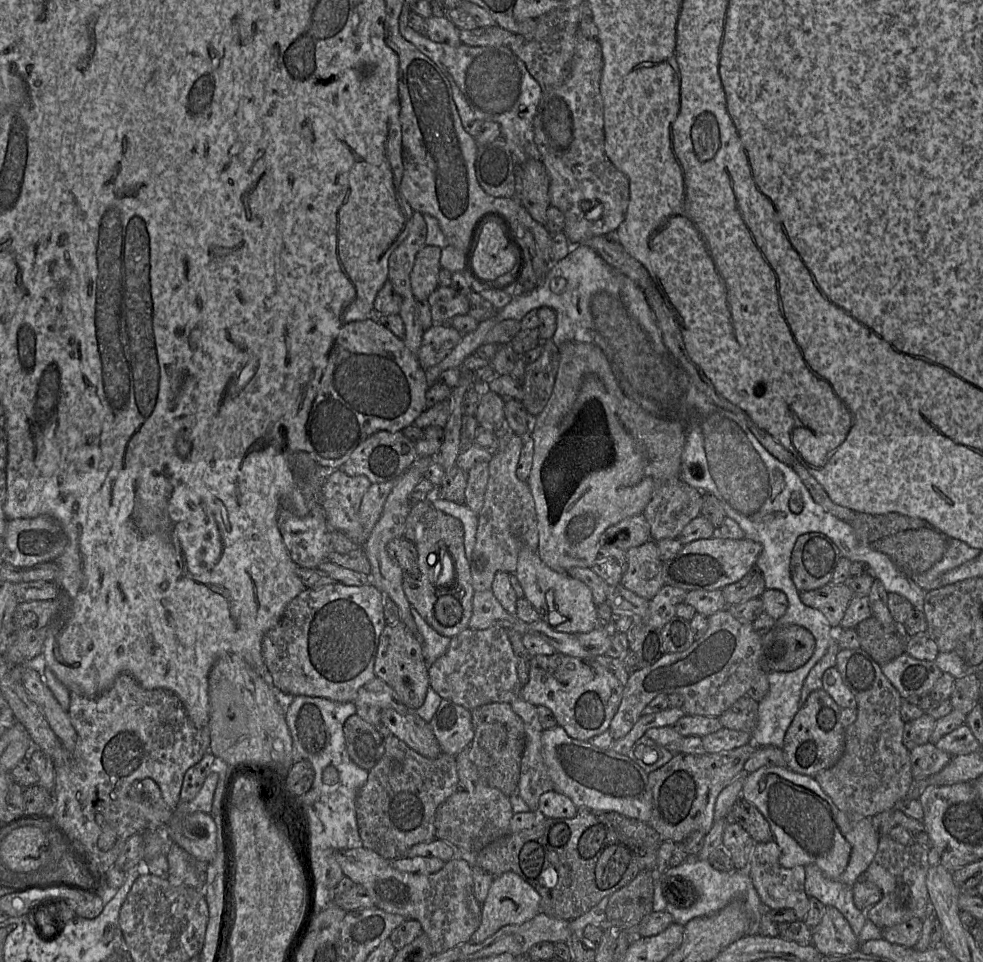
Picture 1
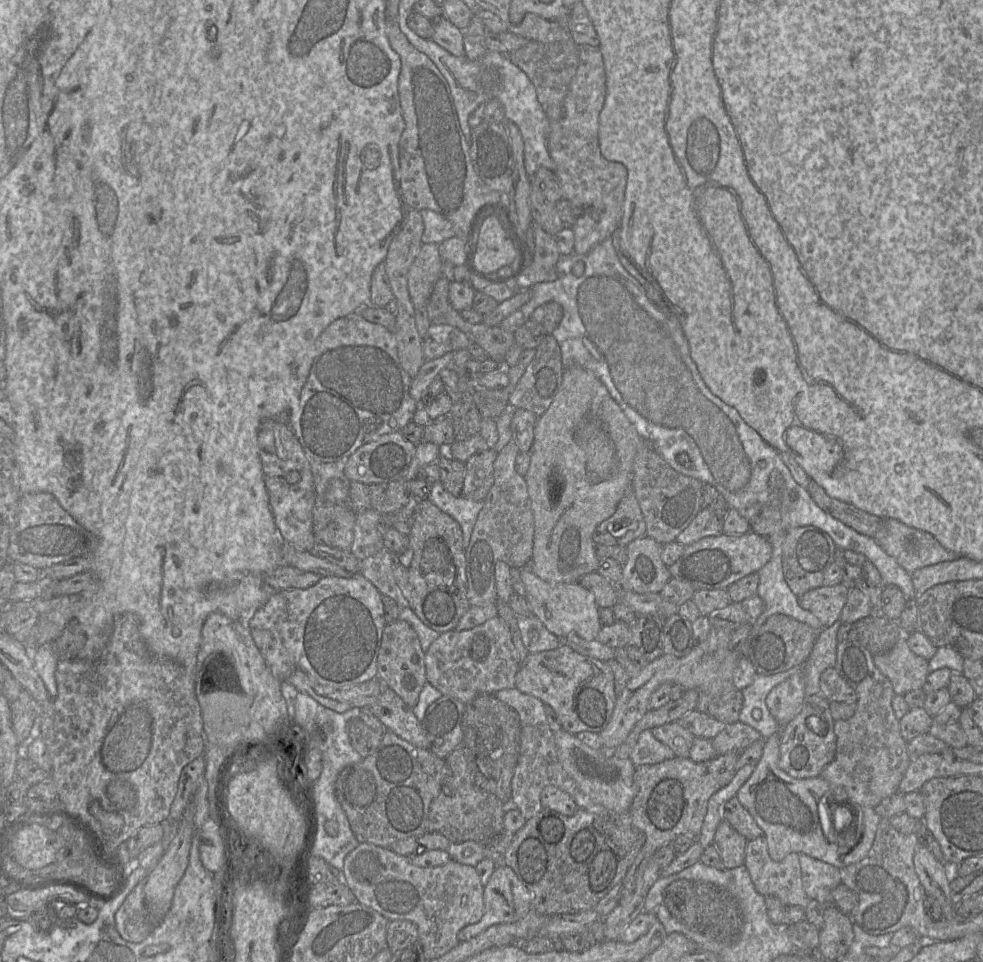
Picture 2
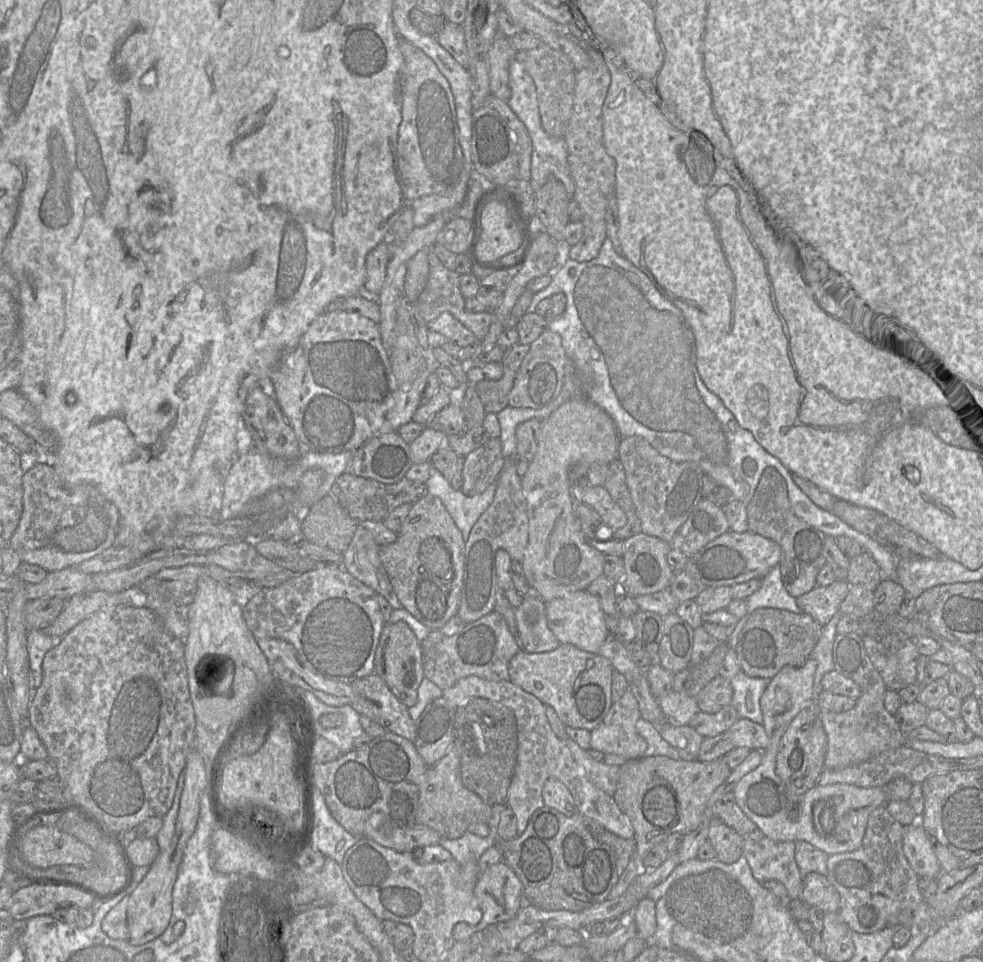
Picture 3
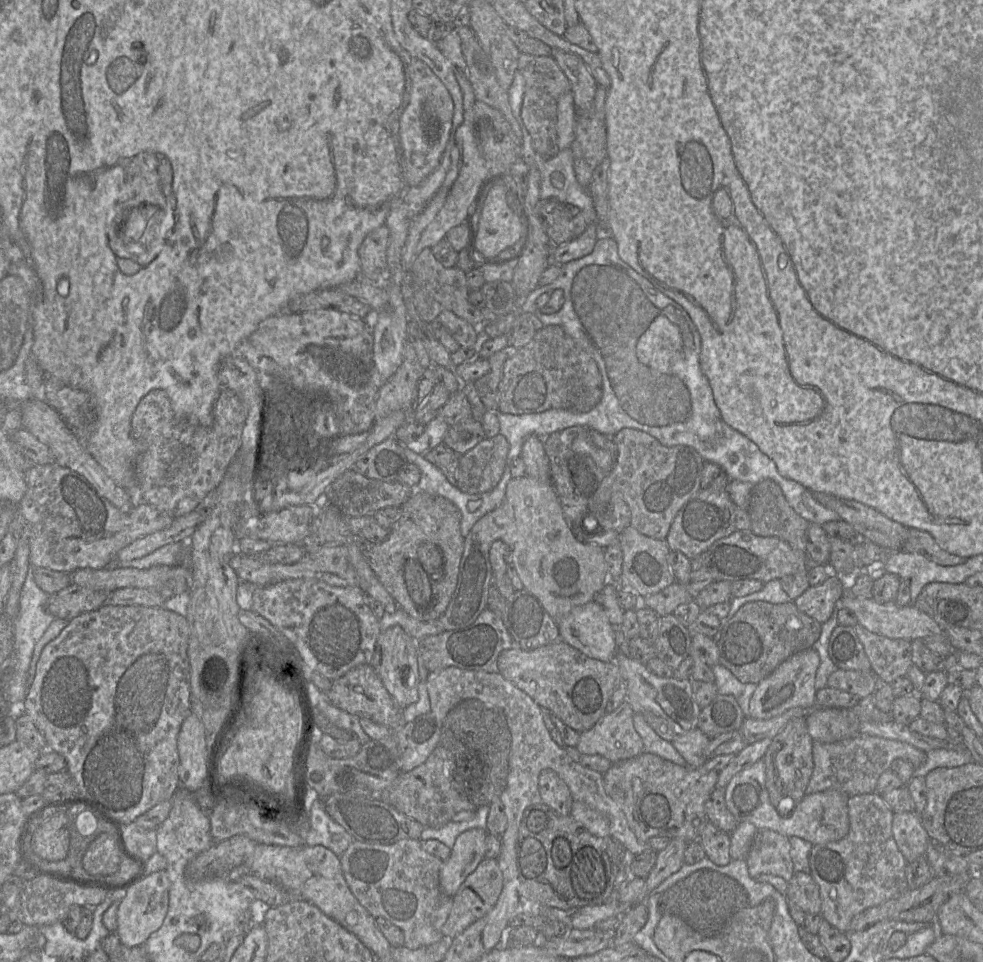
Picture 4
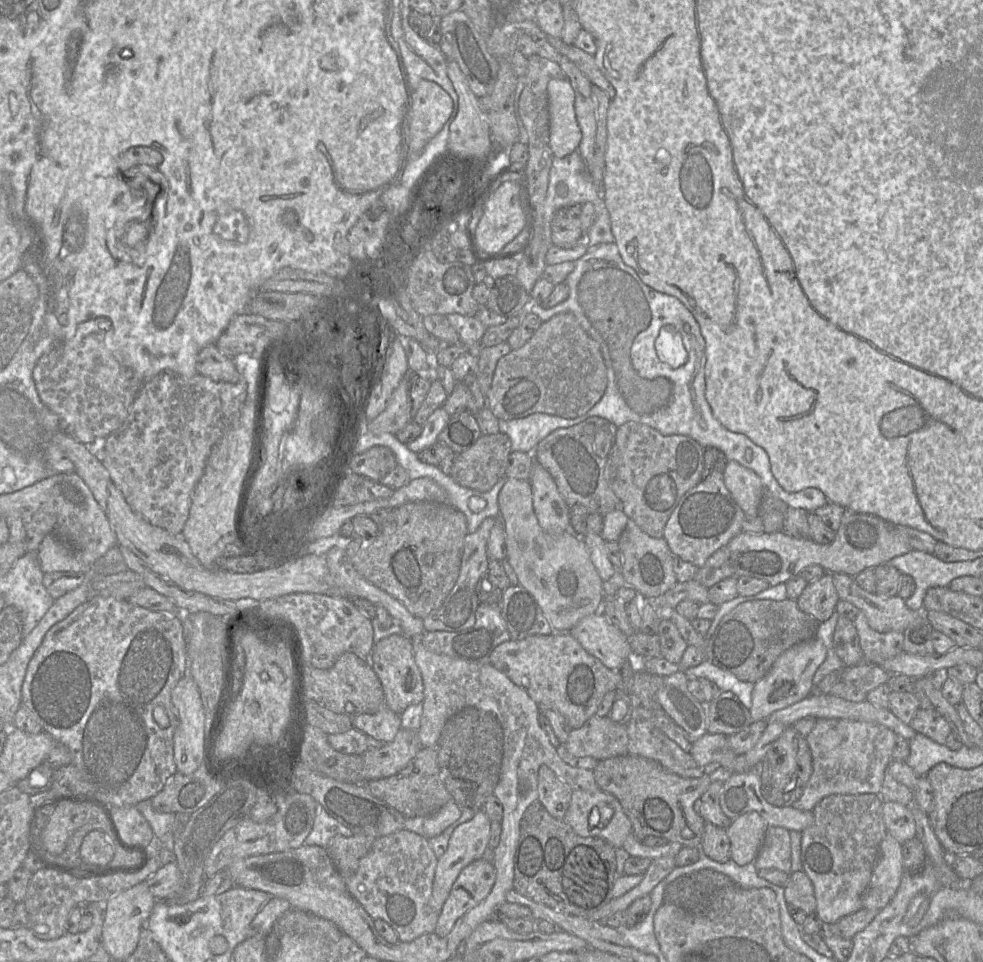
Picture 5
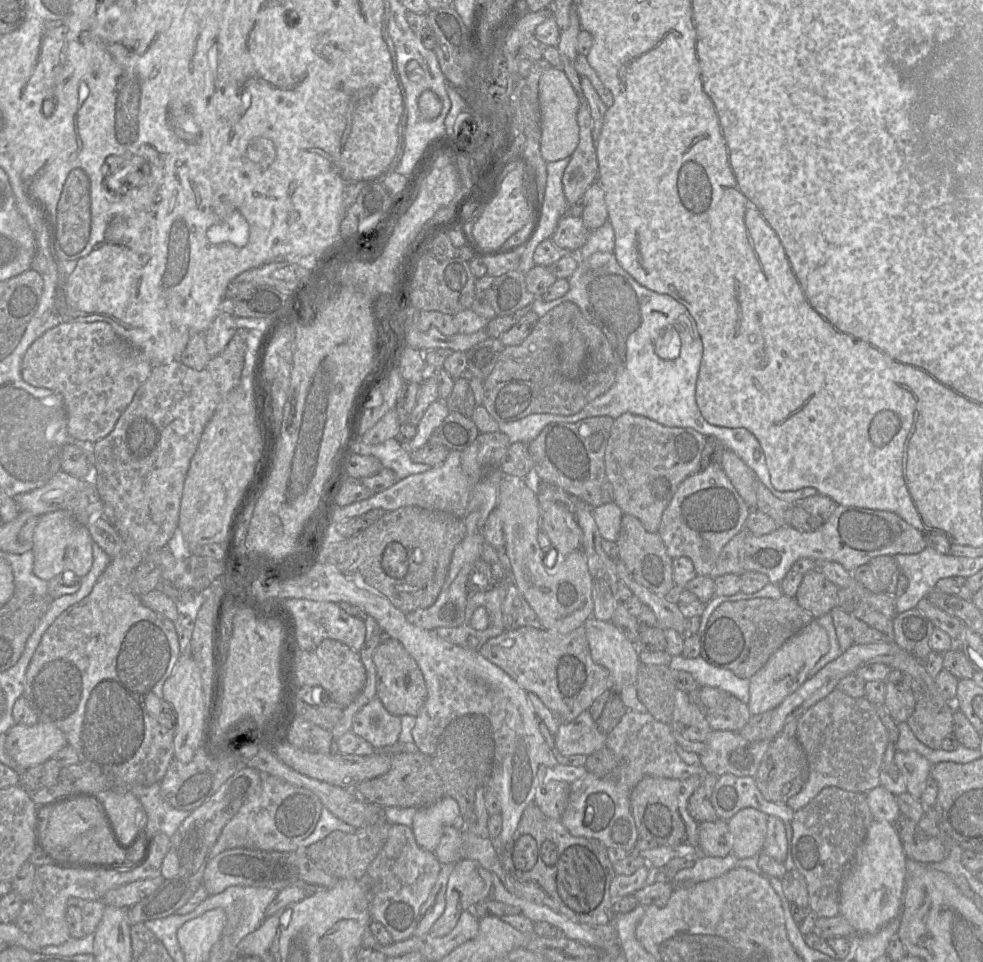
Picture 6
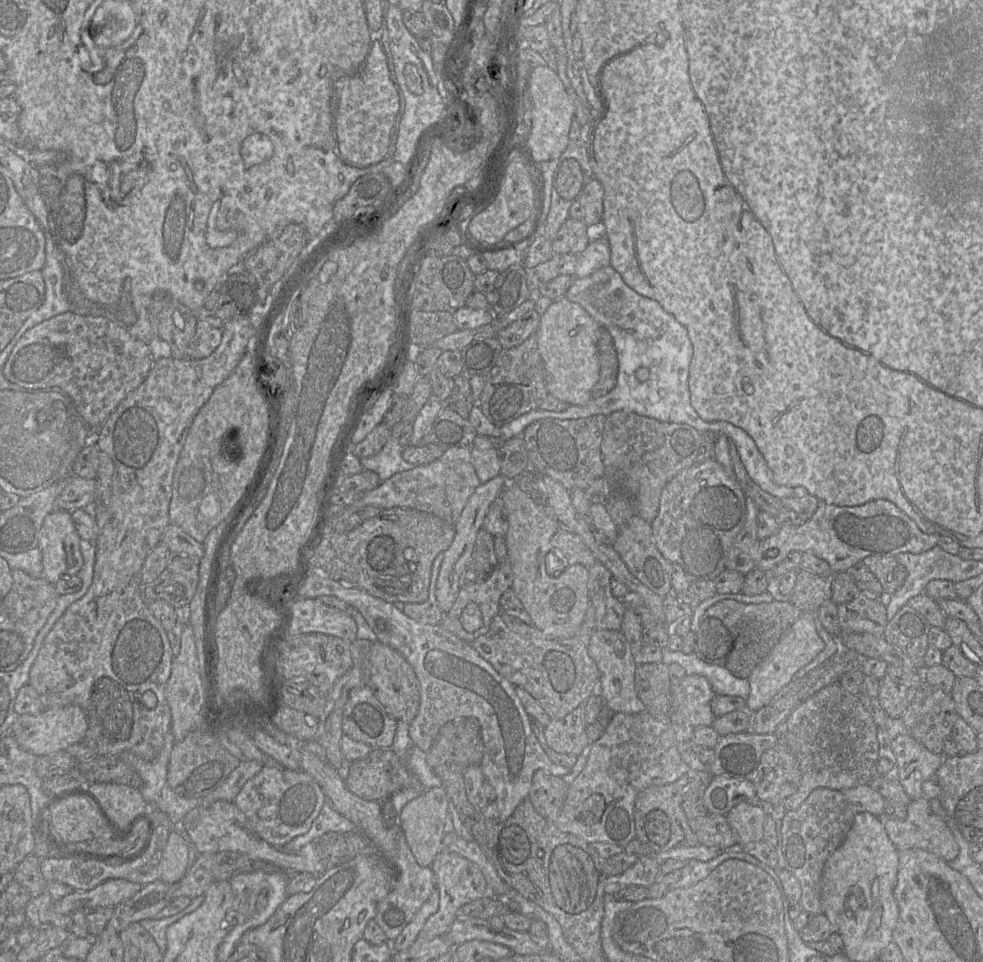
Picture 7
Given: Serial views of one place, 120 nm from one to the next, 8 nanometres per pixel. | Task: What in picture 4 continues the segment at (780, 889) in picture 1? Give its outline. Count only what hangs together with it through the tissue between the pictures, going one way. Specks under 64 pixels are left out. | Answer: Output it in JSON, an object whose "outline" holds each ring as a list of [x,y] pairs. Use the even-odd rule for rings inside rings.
{"outline":[[[758,830],[745,860],[749,875],[754,879],[761,874],[772,874],[789,882],[795,873],[789,837],[773,830]]]}

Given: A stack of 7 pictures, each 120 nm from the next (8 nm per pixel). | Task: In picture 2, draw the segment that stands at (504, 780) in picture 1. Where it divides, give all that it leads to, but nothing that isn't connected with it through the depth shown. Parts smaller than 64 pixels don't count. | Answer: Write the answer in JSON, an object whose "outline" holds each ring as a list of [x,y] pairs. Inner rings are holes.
{"outline":[[[481,695],[465,705],[462,731],[461,746],[465,750],[474,786],[495,795],[502,803],[508,802],[520,750],[518,713],[494,695]]]}

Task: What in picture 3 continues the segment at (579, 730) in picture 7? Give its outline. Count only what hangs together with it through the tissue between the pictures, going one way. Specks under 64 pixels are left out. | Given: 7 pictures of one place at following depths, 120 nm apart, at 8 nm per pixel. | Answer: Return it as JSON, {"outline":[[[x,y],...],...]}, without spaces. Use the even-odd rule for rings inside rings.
{"outline":[[[628,687],[622,698],[612,704],[604,720],[591,731],[591,749],[623,756],[628,761],[643,757],[647,742],[636,730],[640,718],[638,702]]]}

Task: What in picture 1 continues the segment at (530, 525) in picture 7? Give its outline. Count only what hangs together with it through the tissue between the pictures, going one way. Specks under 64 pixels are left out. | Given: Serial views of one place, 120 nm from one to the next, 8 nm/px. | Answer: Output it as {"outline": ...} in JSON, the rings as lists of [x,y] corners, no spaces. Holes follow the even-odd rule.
{"outline":[[[568,341],[559,347],[559,353],[560,363],[552,395],[543,411],[538,416],[531,416],[531,436],[534,441],[533,463],[526,482],[533,496],[537,515],[539,542],[536,551],[549,568],[556,571],[567,571],[572,567],[591,568],[597,559],[598,543],[603,532],[625,518],[643,514],[654,490],[659,485],[668,480],[680,479],[681,458],[686,444],[686,429],[683,423],[656,416],[627,397],[619,386],[611,363],[601,348],[595,344]]]}

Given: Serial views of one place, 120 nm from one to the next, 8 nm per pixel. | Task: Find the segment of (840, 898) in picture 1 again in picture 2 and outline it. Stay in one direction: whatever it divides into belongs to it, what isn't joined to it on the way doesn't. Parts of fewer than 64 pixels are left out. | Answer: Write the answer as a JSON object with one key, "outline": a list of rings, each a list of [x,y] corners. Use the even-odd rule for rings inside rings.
{"outline":[[[799,854],[802,886],[810,899],[834,906],[832,891],[841,884],[840,869],[806,854]]]}

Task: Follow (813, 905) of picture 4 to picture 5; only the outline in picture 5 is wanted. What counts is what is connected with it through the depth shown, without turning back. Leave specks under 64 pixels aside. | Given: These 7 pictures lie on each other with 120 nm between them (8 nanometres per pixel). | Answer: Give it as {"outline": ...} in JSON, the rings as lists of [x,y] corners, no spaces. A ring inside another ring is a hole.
{"outline":[[[804,871],[789,874],[784,888],[788,905],[803,910],[807,915],[816,912],[816,898],[812,881]]]}

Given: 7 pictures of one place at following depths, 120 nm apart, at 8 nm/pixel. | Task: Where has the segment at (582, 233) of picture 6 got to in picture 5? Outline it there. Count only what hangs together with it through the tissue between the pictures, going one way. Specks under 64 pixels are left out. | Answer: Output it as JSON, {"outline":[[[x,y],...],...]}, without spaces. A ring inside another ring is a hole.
{"outline":[[[568,208],[556,211],[551,221],[552,243],[561,248],[571,248],[585,239],[579,217],[574,217]]]}

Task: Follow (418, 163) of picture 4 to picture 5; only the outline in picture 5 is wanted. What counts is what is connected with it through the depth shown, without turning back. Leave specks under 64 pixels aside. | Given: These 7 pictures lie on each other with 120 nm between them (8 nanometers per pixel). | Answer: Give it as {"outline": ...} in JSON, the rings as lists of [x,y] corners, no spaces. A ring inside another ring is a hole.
{"outline":[[[421,80],[411,95],[411,108],[406,124],[406,159],[416,159],[427,143],[441,131],[453,109],[450,95],[437,83]]]}

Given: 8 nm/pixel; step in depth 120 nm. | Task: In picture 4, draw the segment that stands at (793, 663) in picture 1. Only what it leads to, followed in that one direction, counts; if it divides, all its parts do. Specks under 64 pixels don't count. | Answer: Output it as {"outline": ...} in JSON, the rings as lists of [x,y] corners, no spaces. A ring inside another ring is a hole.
{"outline":[[[751,601],[743,604],[731,618],[722,619],[712,639],[718,648],[720,665],[730,670],[742,683],[759,684],[793,654],[812,648],[820,633],[821,623],[799,611],[793,601],[782,604]]]}

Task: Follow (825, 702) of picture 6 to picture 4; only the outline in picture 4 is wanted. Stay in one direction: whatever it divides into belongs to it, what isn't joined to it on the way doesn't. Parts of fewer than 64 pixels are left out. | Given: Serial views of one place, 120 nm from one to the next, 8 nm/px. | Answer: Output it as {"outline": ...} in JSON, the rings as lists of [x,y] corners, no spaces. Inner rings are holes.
{"outline":[[[857,734],[856,736],[833,743],[813,742],[814,770],[806,788],[806,794],[836,790],[849,797],[874,793],[879,777],[896,759],[903,759],[913,765],[921,766],[926,760],[926,753],[908,743]]]}

